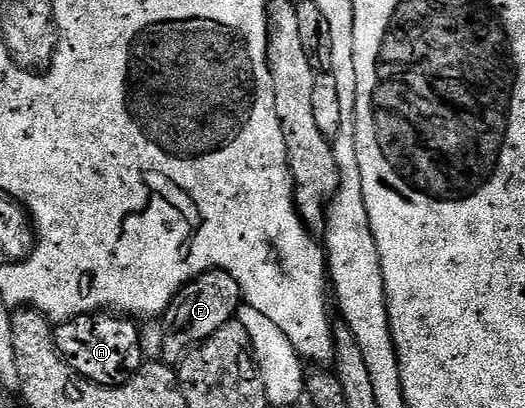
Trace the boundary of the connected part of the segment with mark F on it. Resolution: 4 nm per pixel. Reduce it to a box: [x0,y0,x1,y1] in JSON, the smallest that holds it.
[161,268,243,366]

